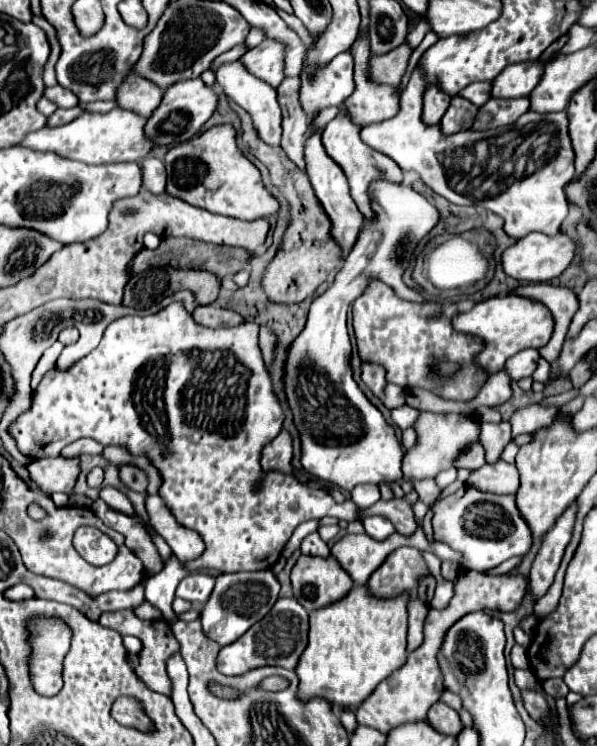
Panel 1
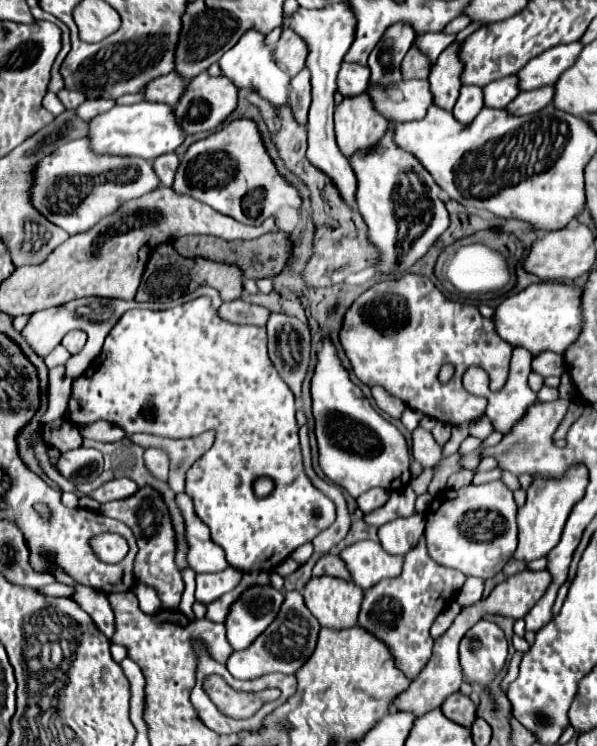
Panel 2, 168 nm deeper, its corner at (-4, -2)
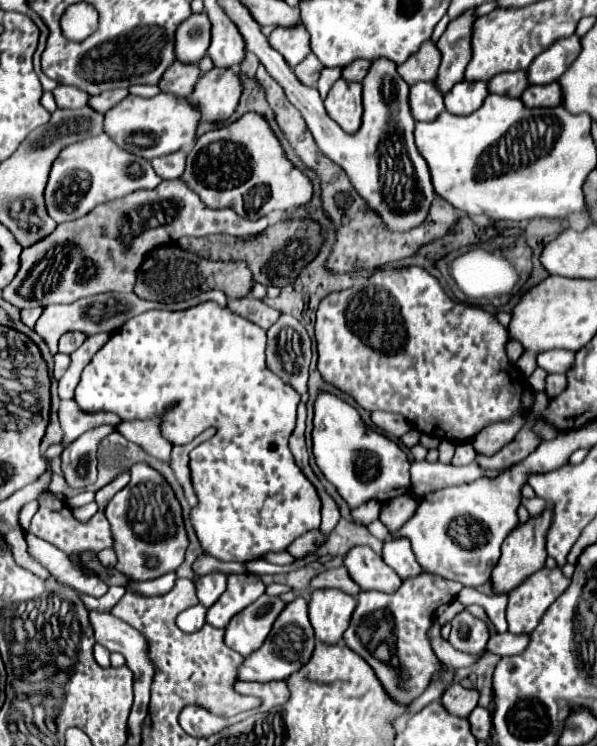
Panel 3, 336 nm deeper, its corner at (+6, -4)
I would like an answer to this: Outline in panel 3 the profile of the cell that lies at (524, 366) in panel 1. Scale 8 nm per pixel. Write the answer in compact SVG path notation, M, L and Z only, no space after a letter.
M552 349L538 355L538 365L548 373L568 373L574 365L574 351Z

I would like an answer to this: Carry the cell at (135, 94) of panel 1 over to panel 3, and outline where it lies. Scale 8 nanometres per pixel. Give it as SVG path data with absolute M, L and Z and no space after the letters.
M174 61L166 73L160 79L160 89L166 93L174 93L180 97L186 97L194 91L194 85L202 77L202 71L198 65L186 65L182 61Z

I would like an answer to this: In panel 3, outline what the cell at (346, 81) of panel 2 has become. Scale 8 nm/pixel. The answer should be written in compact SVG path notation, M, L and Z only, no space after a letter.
M358 59L358 61L354 61L354 63L350 63L350 65L346 65L346 67L342 69L342 77L344 77L346 81L362 81L362 79L366 77L370 65L372 65L372 61Z

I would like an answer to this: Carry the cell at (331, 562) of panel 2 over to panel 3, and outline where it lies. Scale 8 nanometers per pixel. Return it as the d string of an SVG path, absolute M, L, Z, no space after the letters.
M336 567L336 569L326 569L322 573L318 573L312 583L310 583L310 589L340 589L352 597L356 597L360 593L360 587L356 583L352 583L346 567Z

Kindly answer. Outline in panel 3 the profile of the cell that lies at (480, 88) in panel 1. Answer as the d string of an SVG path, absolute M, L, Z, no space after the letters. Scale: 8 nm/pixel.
M514 71L514 73L498 73L490 79L490 93L508 95L508 97L520 97L524 89L528 87L528 71Z

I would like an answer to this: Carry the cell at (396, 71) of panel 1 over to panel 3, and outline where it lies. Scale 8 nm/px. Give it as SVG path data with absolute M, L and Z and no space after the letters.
M432 39L424 41L418 53L414 53L406 63L398 65L398 73L408 85L414 85L418 81L434 81L438 77L440 57L442 55L436 43Z

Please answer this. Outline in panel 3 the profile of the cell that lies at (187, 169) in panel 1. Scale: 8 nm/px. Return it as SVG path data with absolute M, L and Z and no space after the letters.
M244 113L238 121L198 137L194 149L188 153L182 181L194 189L208 207L232 207L246 219L260 219L272 211L306 205L314 191L310 179L288 161L278 137L260 113Z

